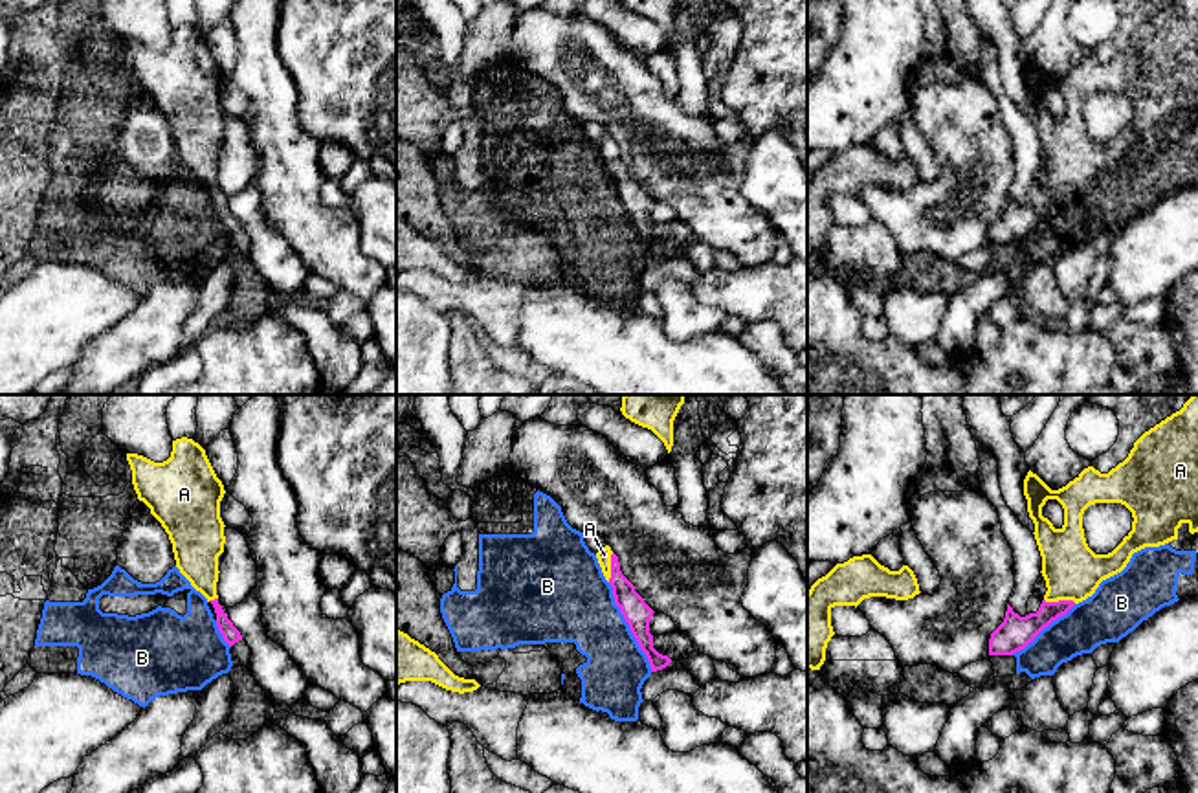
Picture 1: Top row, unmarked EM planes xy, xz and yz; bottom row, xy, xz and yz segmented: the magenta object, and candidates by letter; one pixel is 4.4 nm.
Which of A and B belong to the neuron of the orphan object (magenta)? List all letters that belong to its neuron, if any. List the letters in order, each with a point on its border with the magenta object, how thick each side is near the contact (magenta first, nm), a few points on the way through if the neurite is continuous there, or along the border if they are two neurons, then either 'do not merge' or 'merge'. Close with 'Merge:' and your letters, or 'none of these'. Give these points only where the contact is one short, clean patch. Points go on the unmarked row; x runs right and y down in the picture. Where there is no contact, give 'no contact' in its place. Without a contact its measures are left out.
A: yz (1061, 189) | 150/260 nm | merge
B: xz (630, 215) | 120/320 nm | do not merge
Merge: A

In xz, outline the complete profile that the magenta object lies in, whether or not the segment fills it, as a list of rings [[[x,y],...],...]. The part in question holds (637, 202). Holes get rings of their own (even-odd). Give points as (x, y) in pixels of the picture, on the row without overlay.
[[[609,134],[600,138],[596,147],[605,169],[613,176],[615,193],[620,196],[620,202],[629,213],[640,239],[646,242],[651,261],[666,257],[671,248],[653,237],[653,224],[649,222],[649,209],[655,200],[635,180],[635,174],[622,163],[618,145]]]

